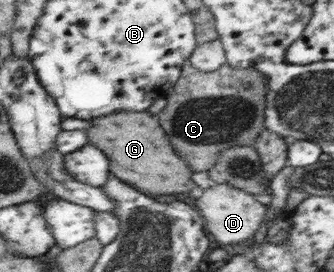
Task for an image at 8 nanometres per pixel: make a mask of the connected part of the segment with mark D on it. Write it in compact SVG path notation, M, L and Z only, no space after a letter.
M227 184L209 185L200 190L195 205L206 217L206 227L213 238L221 245L233 244L238 248L253 242L255 234L267 216L266 202L250 192Z

